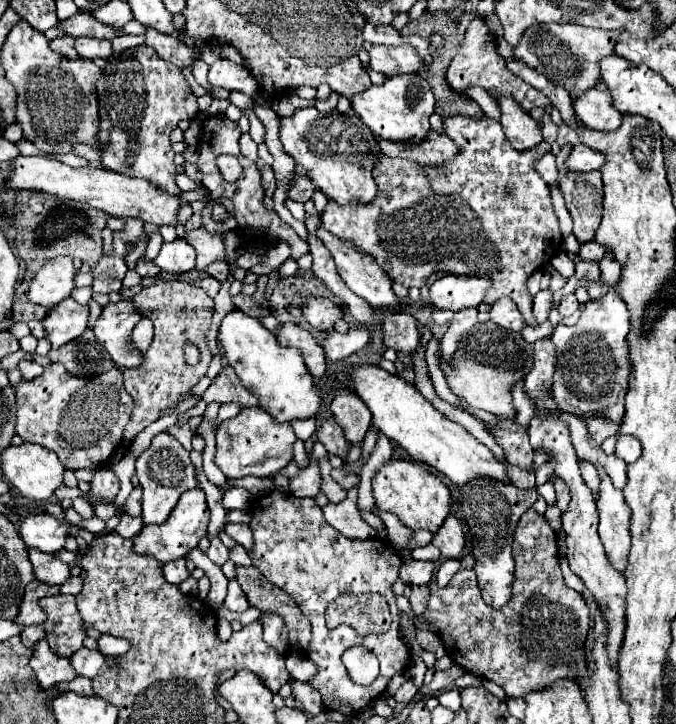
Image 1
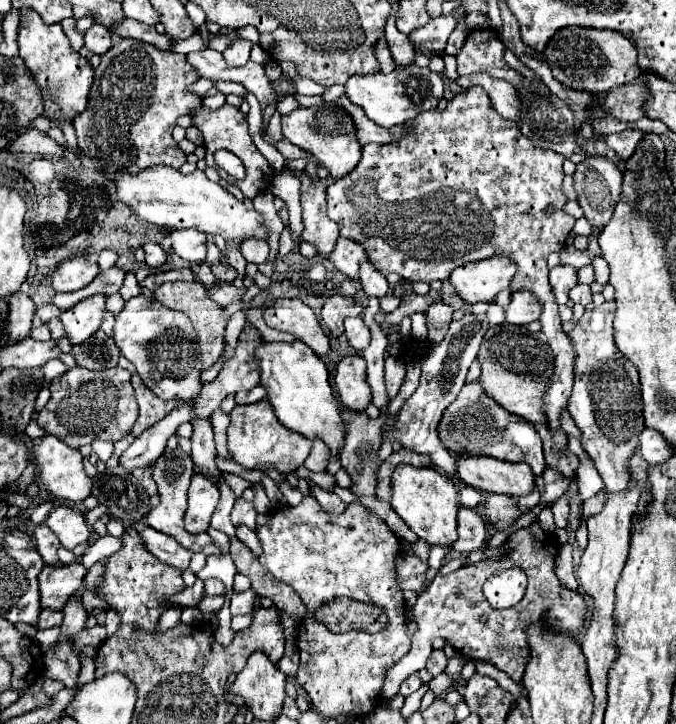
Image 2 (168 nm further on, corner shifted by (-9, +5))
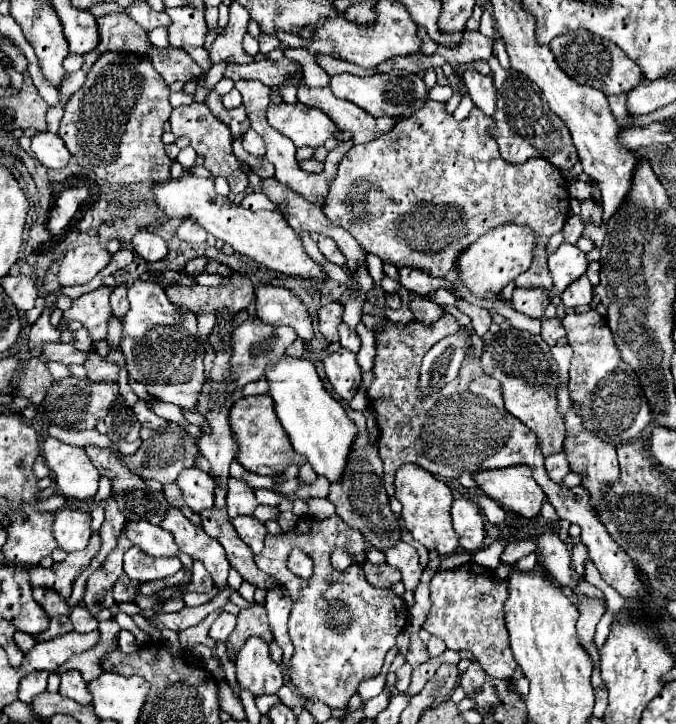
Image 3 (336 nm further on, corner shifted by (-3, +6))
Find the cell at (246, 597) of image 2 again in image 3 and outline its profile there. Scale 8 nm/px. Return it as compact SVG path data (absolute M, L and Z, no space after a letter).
M222 612L220 618L212 624L208 634L210 634L210 638L224 642L228 638L228 634L234 630L234 626L236 626L236 616L230 612Z

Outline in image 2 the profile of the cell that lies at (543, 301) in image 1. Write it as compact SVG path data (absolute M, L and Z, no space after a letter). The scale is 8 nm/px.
M558 265L554 269L550 269L550 285L554 289L556 301L558 303L566 303L568 301L568 291L578 283L578 275L576 269L570 265Z

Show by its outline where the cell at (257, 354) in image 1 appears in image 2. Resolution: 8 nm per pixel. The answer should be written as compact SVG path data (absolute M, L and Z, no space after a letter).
M302 341L262 343L256 349L256 355L260 359L262 369L260 385L268 391L268 401L272 403L280 423L310 441L324 441L330 449L330 457L336 457L344 445L346 423L342 421L340 405L332 395L324 361Z

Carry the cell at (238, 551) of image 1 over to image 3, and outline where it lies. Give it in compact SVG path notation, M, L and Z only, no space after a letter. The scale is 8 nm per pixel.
M238 516L232 520L238 536L252 548L254 554L258 554L264 546L264 536L266 536L266 528L264 524L254 518L254 516Z

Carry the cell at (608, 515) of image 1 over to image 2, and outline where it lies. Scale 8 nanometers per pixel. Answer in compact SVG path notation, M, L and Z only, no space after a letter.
M602 303L586 311L574 331L568 333L576 347L574 361L574 389L570 395L568 411L582 431L582 447L592 457L604 485L610 493L624 491L630 475L626 465L638 445L638 433L646 429L642 421L642 393L638 369L614 345L614 309L616 303Z

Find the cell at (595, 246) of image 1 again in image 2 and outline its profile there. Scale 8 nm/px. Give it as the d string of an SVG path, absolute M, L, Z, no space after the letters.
M596 257L592 265L594 265L594 271L596 271L596 283L606 285L608 283L608 265L606 265L606 259L604 257Z

